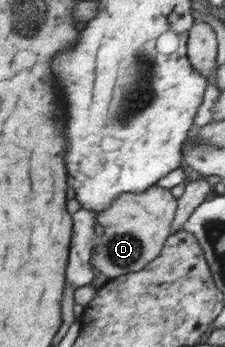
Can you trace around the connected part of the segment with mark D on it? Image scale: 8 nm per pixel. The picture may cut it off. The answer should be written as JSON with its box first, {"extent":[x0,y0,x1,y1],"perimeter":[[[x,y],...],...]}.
{"extent":[91,186,176,280],"perimeter":[[[151,186],[142,194],[121,194],[102,213],[95,215],[95,222],[102,226],[102,236],[91,250],[91,268],[108,280],[144,269],[159,256],[162,244],[166,244],[174,210],[176,200],[170,196],[167,188]]]}

